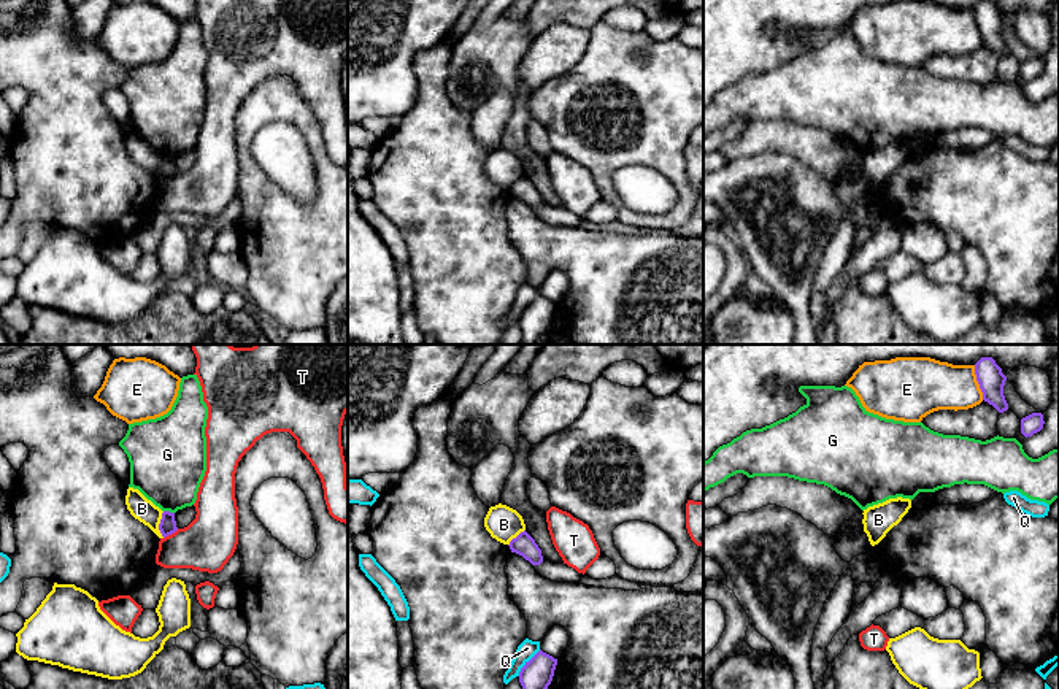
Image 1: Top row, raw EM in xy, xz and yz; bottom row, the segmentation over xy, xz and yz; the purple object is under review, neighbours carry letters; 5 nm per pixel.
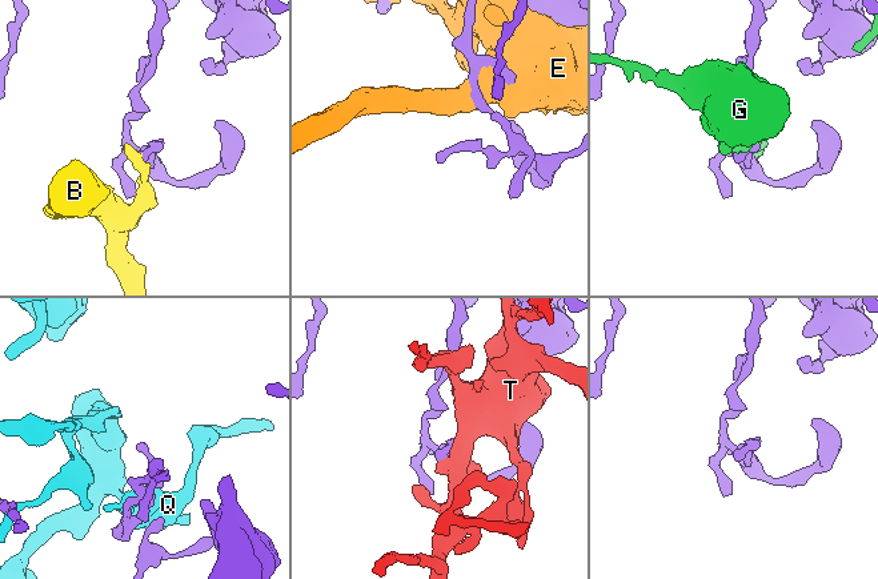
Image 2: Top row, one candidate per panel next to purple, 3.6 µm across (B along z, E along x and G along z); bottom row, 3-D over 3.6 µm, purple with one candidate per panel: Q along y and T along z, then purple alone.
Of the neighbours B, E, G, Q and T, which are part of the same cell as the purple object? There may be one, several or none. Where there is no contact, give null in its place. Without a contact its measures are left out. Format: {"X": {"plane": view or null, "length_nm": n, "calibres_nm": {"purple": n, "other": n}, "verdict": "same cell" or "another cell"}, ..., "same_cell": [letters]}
{"B": {"plane": "xy", "length_nm": 140, "calibres_nm": {"purple": 90, "other": 120}, "verdict": "another cell"}, "E": {"plane": "yz", "length_nm": 180, "calibres_nm": {"purple": 140, "other": 260}, "verdict": "another cell"}, "G": {"plane": "xy", "length_nm": 60, "calibres_nm": {"purple": 90, "other": 380}, "verdict": "another cell"}, "Q": {"plane": "xz", "length_nm": 180, "calibres_nm": {"purple": 160, "other": 90}, "verdict": "another cell"}, "T": {"plane": "xy", "length_nm": 90, "calibres_nm": {"purple": 90, "other": 280}, "verdict": "another cell"}, "same_cell": []}

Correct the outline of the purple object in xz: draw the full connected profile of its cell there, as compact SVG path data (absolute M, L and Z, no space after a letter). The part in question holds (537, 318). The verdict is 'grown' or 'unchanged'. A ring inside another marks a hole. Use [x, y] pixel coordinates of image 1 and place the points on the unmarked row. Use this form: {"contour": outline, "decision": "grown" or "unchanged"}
{"contour": "M541 294L519 316L521 344L535 344L553 325L557 303Z", "decision": "unchanged"}

